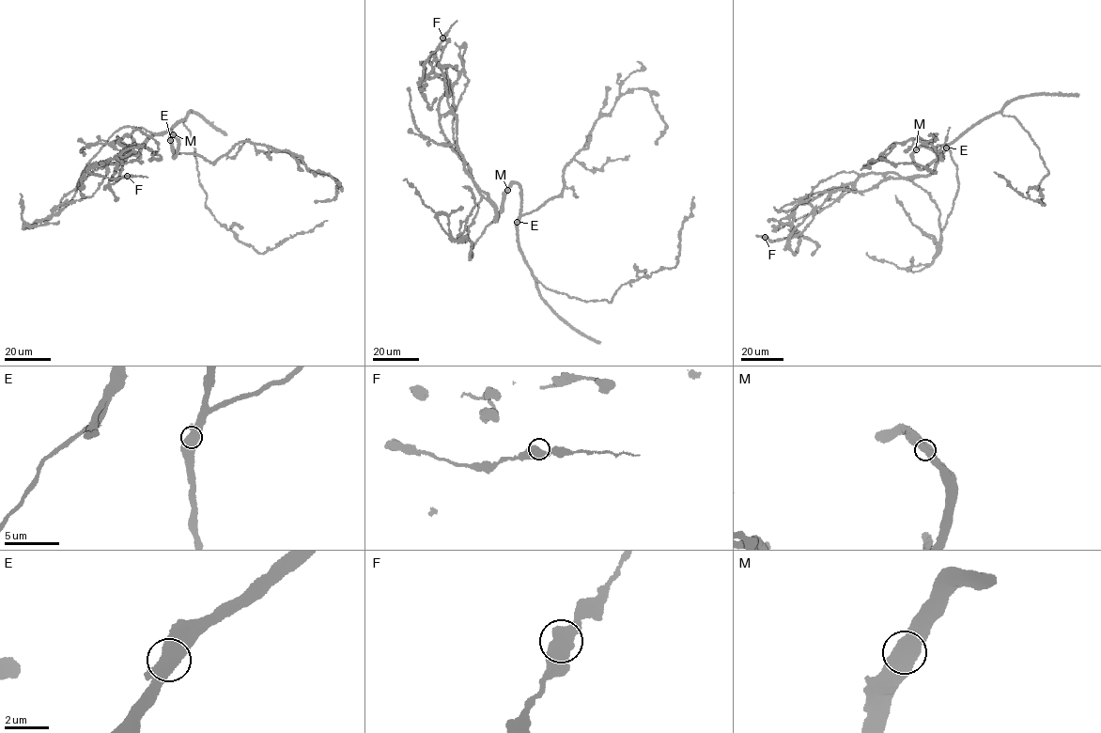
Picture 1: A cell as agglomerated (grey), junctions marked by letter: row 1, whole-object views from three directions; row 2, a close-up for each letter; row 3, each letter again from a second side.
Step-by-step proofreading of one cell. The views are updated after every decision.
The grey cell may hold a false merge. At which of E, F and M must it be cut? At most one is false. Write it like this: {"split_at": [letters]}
{"split_at": ["M"]}

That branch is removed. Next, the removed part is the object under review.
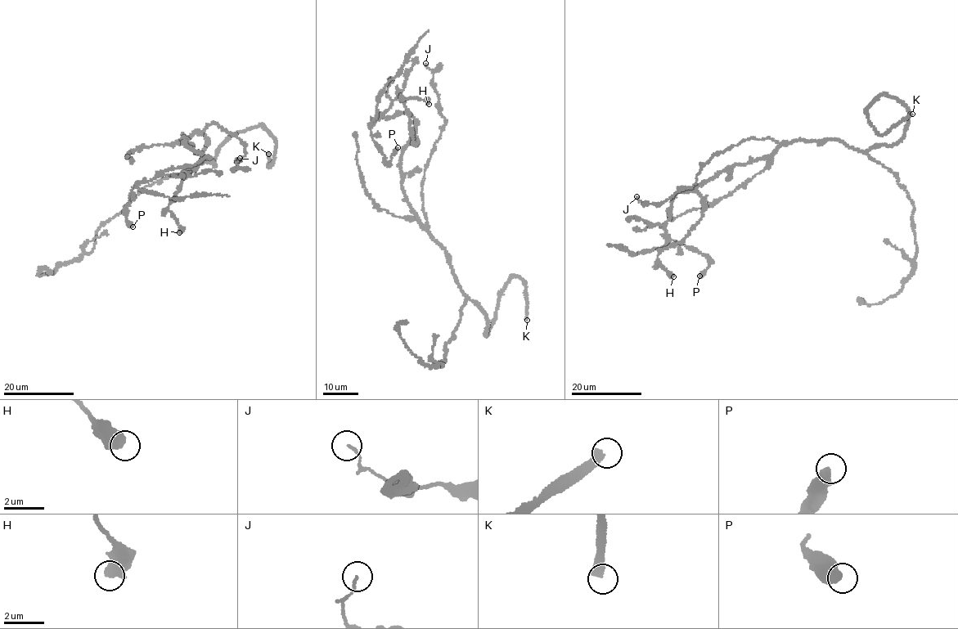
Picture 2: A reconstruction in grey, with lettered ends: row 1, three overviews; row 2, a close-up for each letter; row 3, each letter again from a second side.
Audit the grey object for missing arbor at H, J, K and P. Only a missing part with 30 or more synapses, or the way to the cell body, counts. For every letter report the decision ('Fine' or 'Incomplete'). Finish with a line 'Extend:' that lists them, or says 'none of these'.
H: Fine
J: Fine
K: Incomplete
P: Fine
Extend: K

